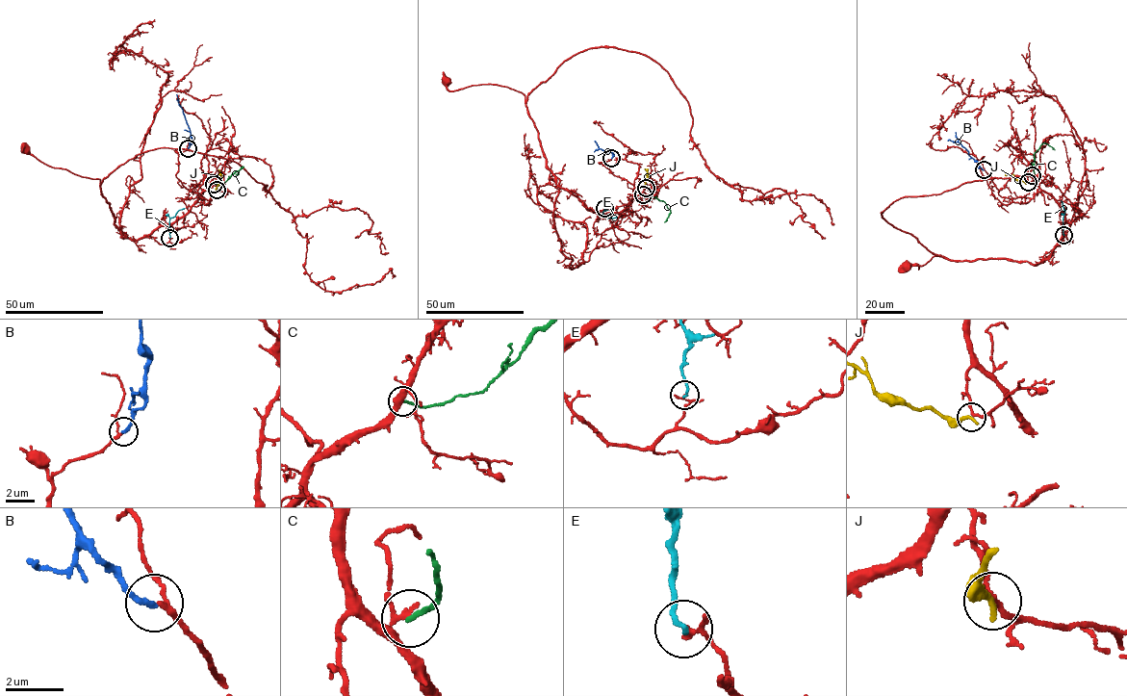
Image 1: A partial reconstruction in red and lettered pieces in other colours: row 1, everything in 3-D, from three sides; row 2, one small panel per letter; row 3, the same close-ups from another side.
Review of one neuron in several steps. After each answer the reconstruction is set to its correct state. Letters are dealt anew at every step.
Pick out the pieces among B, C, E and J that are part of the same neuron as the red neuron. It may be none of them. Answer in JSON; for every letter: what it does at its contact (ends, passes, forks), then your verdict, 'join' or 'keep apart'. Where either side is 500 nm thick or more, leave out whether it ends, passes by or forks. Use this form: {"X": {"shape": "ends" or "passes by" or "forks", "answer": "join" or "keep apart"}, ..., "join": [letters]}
{"B": {"shape": "ends", "answer": "join"}, "C": {"shape": "ends", "answer": "keep apart"}, "E": {"shape": "ends", "answer": "keep apart"}, "J": {"shape": "ends", "answer": "keep apart"}, "join": ["B"]}

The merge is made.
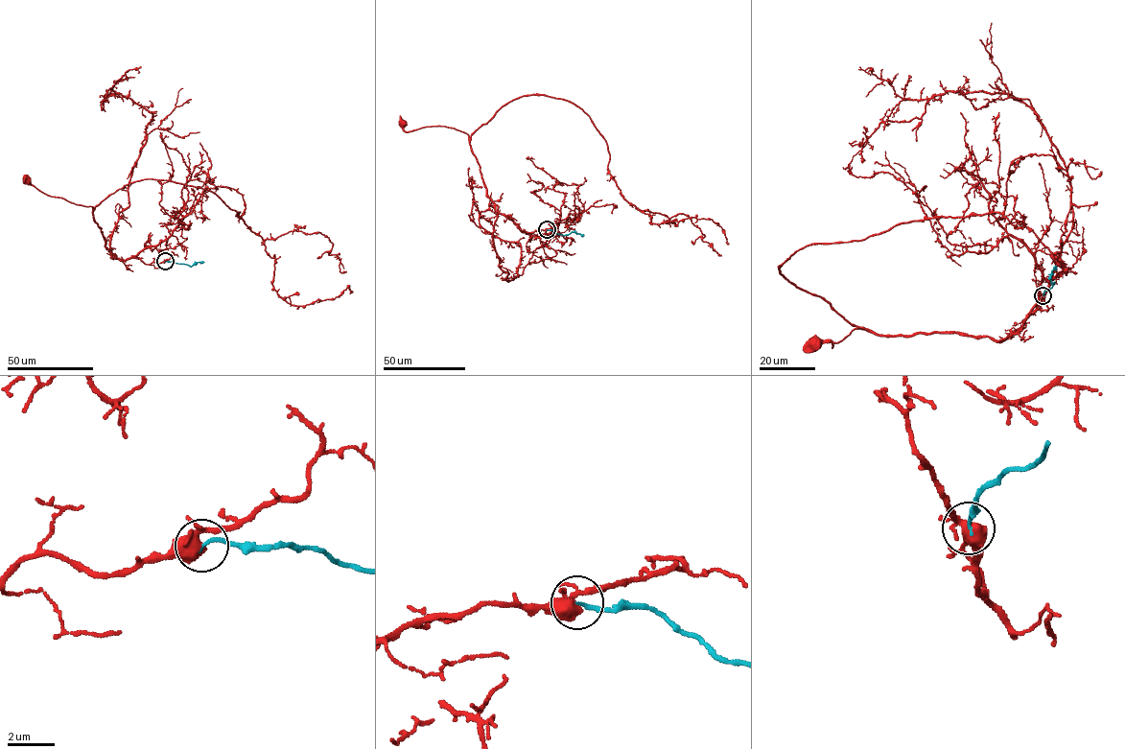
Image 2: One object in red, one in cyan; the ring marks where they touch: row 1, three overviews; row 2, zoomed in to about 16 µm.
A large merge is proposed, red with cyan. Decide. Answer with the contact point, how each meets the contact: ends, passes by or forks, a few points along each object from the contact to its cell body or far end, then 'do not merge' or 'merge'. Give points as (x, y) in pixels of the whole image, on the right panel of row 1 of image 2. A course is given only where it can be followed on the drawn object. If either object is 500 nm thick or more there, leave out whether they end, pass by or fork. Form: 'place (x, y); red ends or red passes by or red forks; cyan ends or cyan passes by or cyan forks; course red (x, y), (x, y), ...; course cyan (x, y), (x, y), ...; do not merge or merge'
place (1042, 295); red forks; cyan ends; course red (1042, 295), (1048, 311), (1030, 313), (1006, 339), (856, 329), (832, 348), (832, 342), (815, 344); course cyan (1042, 295), (1054, 284), (1050, 279), (1055, 267); do not merge

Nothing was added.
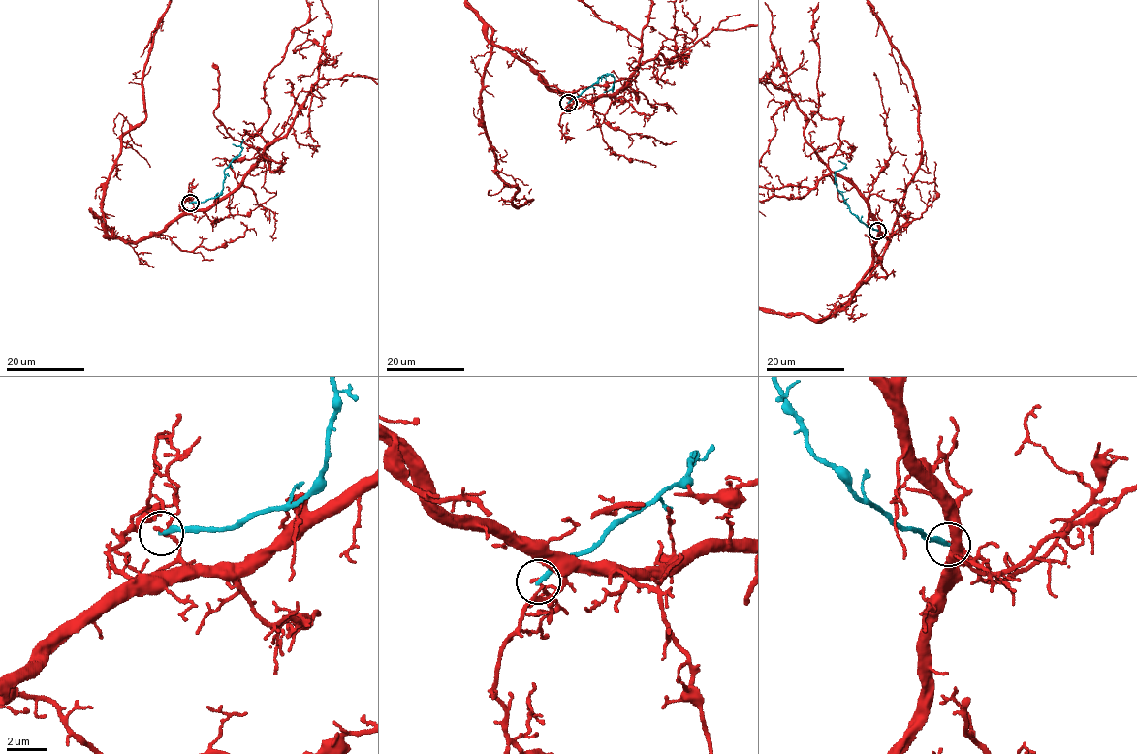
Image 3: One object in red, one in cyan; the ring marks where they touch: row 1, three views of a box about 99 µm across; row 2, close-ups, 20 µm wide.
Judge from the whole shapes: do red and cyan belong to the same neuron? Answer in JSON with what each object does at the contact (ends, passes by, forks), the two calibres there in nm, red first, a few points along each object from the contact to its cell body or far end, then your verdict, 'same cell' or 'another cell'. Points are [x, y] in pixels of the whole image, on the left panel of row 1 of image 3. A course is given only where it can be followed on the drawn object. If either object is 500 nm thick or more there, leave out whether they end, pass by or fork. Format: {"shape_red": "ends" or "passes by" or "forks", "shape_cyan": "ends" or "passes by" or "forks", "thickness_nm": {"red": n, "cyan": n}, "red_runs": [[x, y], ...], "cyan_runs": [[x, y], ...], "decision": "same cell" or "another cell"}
{"shape_red": "passes by", "shape_cyan": "ends", "thickness_nm": {"red": 150, "cyan": 260}, "cyan_runs": [[190, 203], [216, 197], [223, 189], [224, 170], [242, 148], [243, 139]], "decision": "another cell"}

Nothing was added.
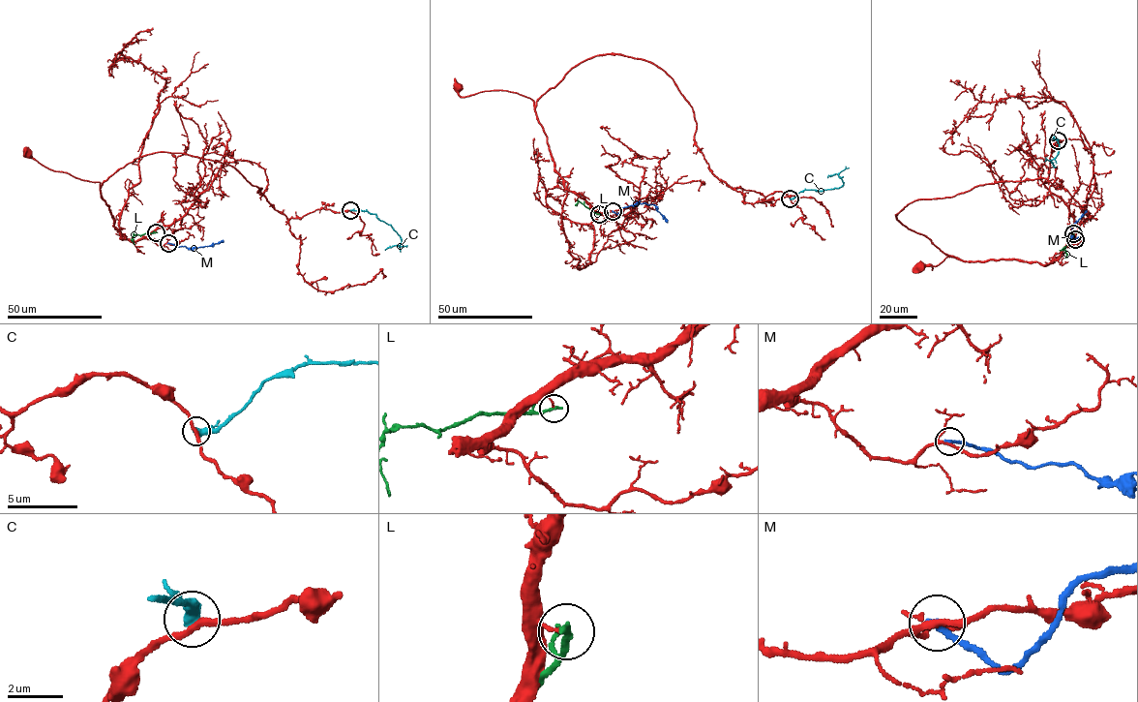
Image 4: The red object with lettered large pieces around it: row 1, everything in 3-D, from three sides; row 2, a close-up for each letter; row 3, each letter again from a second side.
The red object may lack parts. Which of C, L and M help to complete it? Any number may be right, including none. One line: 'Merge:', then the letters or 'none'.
Merge: none

